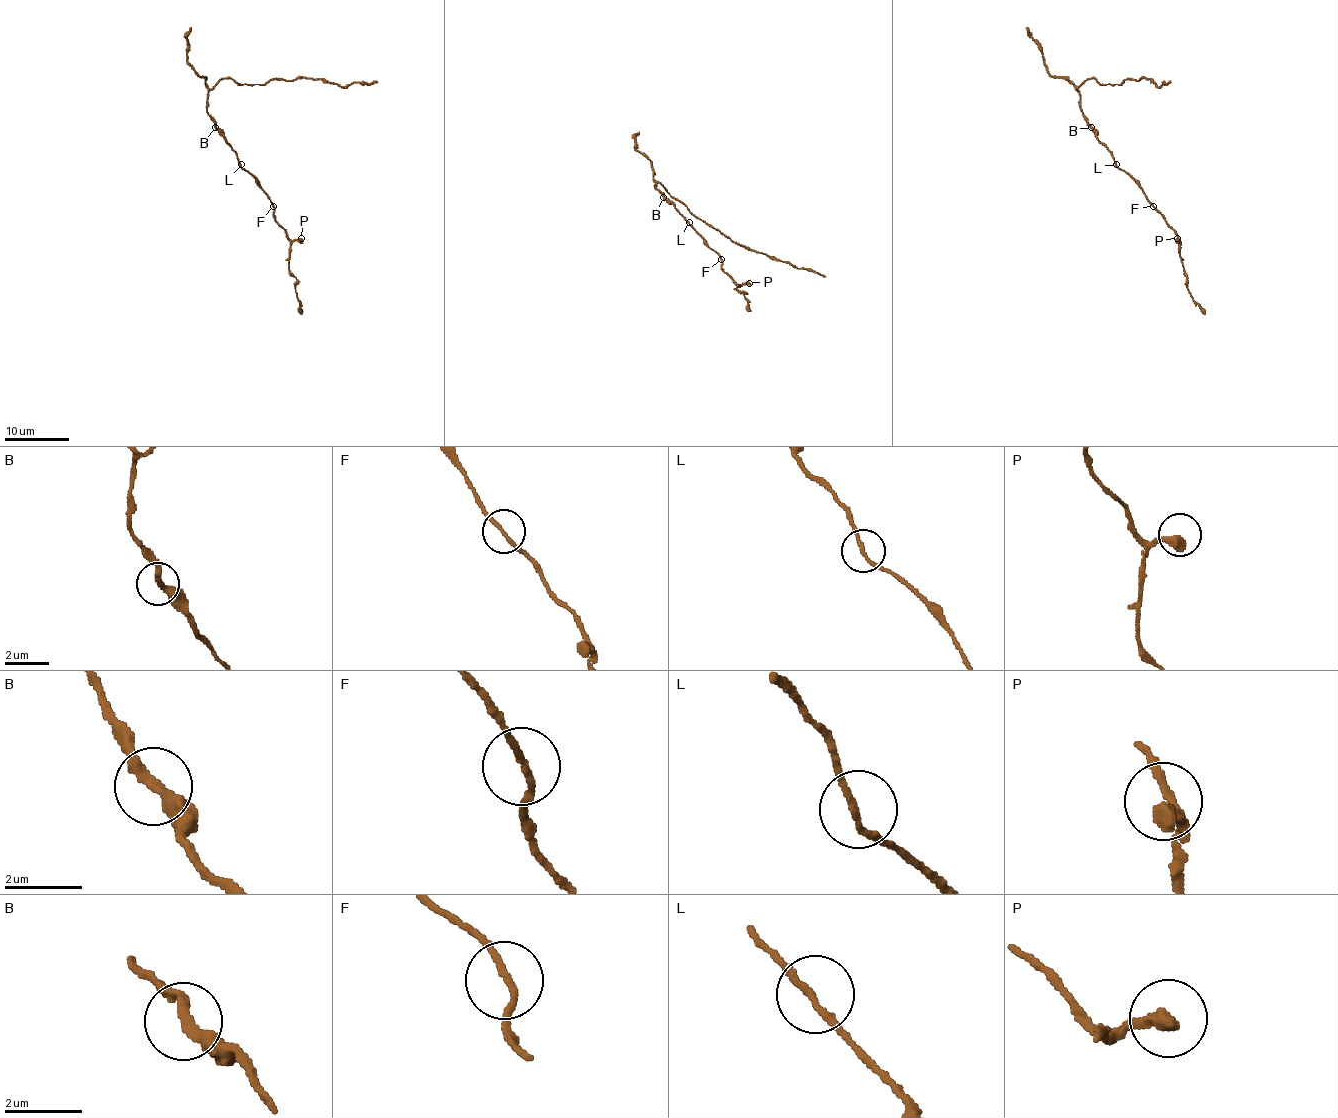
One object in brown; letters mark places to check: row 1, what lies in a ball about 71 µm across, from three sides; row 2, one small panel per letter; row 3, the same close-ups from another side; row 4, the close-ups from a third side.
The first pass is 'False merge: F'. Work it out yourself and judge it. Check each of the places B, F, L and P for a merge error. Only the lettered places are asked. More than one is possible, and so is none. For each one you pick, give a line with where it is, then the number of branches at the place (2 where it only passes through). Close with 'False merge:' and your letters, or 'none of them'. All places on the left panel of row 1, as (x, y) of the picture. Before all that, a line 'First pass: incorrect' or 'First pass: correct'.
First pass: correct
F: (273, 206) | 2
False merge: F

